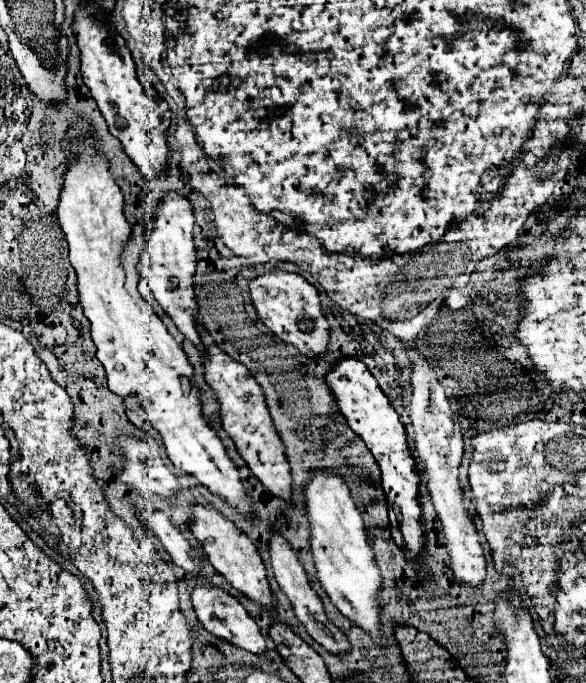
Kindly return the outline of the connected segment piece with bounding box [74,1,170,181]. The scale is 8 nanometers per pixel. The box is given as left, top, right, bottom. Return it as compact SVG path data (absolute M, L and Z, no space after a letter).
M80 1L80 9L74 19L74 29L78 37L78 47L82 53L82 77L90 89L90 95L98 103L108 131L122 143L124 153L140 169L144 179L154 181L168 171L168 139L166 131L170 127L170 113L158 113L158 105L144 93L142 83L136 77L136 67L126 41L118 35L114 27L104 27L102 17L96 9Z

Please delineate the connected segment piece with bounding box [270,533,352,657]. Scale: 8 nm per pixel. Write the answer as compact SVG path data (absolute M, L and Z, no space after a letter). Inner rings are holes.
M274 533L274 535L272 535L272 541L270 541L270 561L272 561L272 569L274 569L274 575L276 575L276 581L278 581L280 589L288 595L288 599L290 599L290 603L292 603L292 607L294 607L294 613L296 613L296 617L300 619L300 623L306 627L308 635L310 635L318 645L322 645L328 653L334 653L334 655L338 655L338 657L346 655L346 653L352 649L348 637L326 617L324 607L322 607L322 601L320 601L318 593L312 589L310 577L308 577L304 565L298 561L296 553L292 551L292 547L286 543L286 539L284 539L280 533Z

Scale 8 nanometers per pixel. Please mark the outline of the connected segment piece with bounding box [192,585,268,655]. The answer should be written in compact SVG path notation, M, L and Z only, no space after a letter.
M200 585L192 591L192 603L194 603L194 611L198 615L198 621L214 637L224 639L224 641L228 641L228 643L232 643L240 649L246 649L254 655L264 655L268 651L266 639L262 637L256 621L246 613L246 609L242 607L242 603L236 597L228 595L222 589L216 589L216 587L210 587L210 585Z

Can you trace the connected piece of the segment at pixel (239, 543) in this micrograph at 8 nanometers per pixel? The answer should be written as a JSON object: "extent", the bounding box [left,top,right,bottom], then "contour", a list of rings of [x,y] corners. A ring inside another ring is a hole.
{"extent":[190,505,274,609],"contour":[[[192,505],[190,511],[194,515],[194,521],[192,521],[190,529],[196,535],[196,539],[200,541],[202,549],[208,555],[210,563],[214,565],[214,569],[220,575],[224,575],[226,581],[236,591],[240,591],[244,597],[256,601],[262,607],[268,607],[268,609],[274,607],[274,597],[272,597],[272,591],[270,591],[270,585],[268,585],[268,579],[266,579],[266,567],[264,567],[264,563],[260,559],[260,553],[254,547],[254,543],[244,533],[240,533],[234,527],[232,521],[224,519],[210,505]]]}

